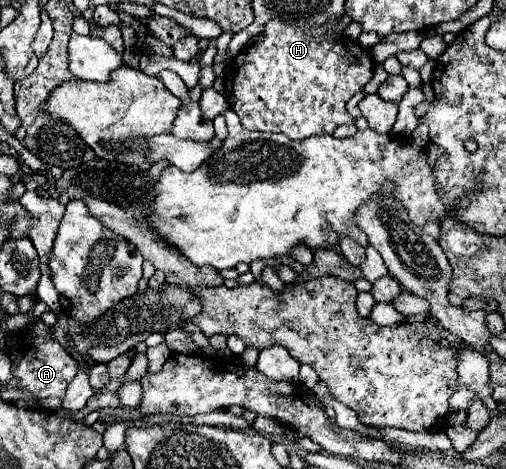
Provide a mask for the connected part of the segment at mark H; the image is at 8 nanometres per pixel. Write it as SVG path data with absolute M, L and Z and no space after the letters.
M270 19L264 25L262 41L248 45L226 65L224 79L232 87L226 89L226 99L246 129L284 133L286 137L300 141L312 135L334 133L338 125L354 123L352 115L346 111L346 103L372 79L374 61L370 51L364 49L358 41L344 39L344 35L336 35L336 39L326 39L338 23L340 19L328 19L324 25L318 27L292 27L290 23L284 23L280 19Z

